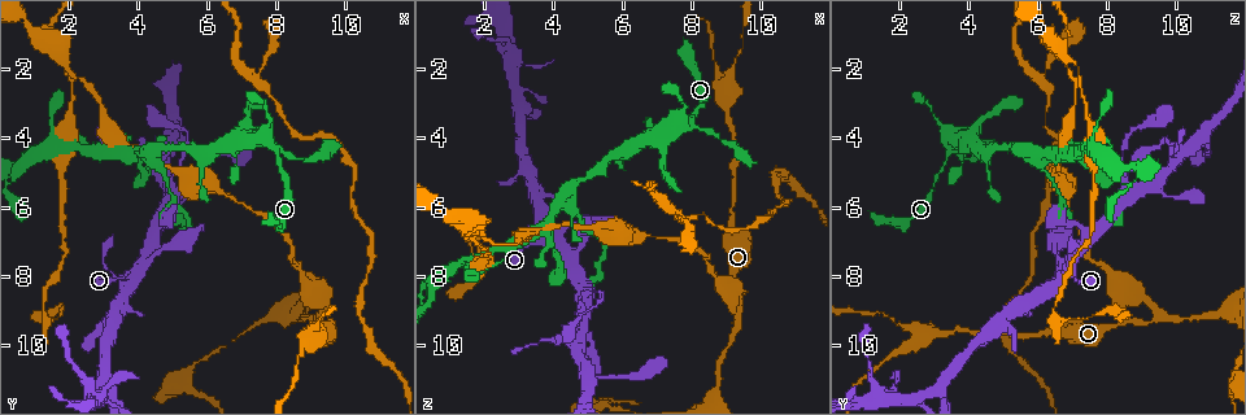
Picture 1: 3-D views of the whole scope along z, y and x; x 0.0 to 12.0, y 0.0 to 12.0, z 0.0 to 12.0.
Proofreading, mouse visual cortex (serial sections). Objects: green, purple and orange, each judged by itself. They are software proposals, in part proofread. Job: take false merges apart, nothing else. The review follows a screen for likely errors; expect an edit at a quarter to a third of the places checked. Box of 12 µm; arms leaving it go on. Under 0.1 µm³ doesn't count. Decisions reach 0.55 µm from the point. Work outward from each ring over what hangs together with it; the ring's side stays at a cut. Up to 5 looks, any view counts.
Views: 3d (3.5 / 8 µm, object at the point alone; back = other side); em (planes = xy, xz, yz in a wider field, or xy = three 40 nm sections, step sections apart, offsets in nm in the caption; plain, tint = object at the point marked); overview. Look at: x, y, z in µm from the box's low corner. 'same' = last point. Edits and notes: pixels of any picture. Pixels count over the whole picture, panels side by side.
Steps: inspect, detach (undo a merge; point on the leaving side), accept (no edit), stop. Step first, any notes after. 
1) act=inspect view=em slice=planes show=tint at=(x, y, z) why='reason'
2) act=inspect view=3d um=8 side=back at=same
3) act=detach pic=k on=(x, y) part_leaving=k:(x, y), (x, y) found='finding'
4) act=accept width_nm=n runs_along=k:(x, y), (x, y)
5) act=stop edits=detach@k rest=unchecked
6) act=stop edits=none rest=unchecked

act=inspect view=3d um=8 at=(9.3, 9.2, 9.4) why='three arms meet'

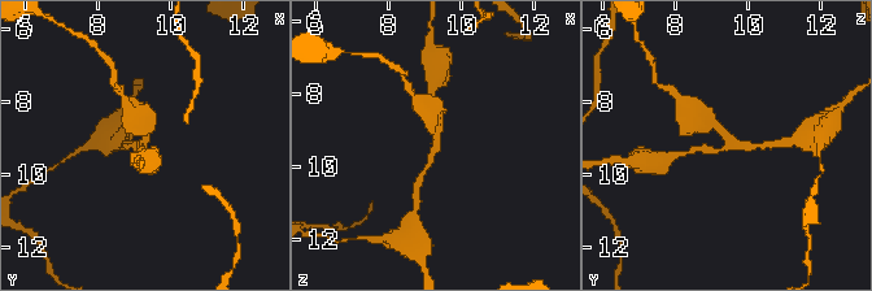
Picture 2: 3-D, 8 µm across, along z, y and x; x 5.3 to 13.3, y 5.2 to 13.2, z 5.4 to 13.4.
act=inspect view=em slice=xy step=5 show=tint at=(9.3, 9.1, 9.5) arms=3 arm_widths_nm=200,200,300

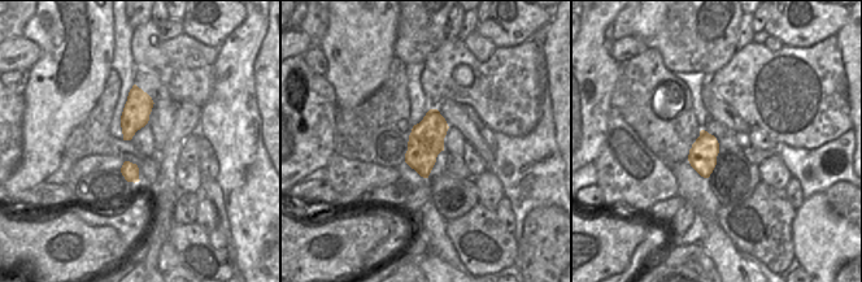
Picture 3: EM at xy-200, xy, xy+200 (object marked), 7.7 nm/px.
act=accept found='one cell here'

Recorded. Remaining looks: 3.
act=inspect view=3d um=3.5 side=back at=(1.7, 1.6, 6.7) why='four-way junction'

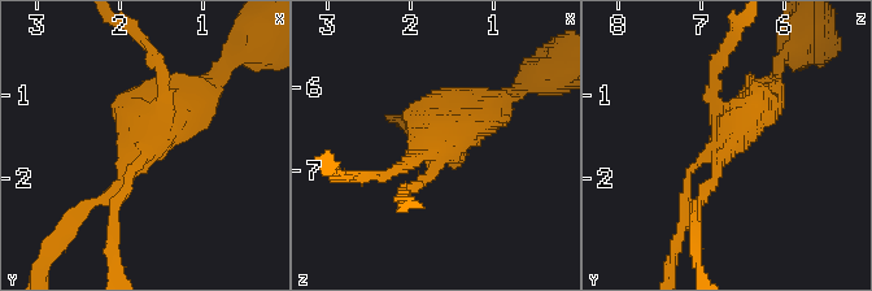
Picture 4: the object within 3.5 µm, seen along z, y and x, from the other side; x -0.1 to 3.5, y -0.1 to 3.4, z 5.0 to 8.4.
act=inspect view=em slice=planes show=tint at=(1.70, 1.60, 6.70)

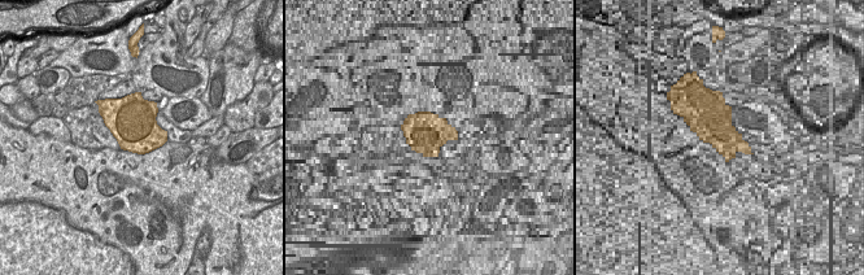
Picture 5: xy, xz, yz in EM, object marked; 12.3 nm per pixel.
act=detach pic=4 on=(722, 56) part_leaving=4:(710, 157), (687, 178), (670, 265) found='two cells meet here'

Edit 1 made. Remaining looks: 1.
act=stop edits=detach@4 rest=unchecked

